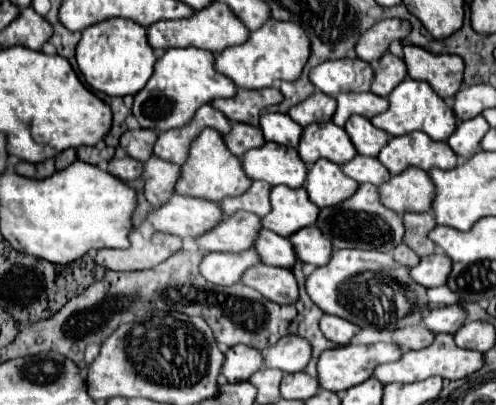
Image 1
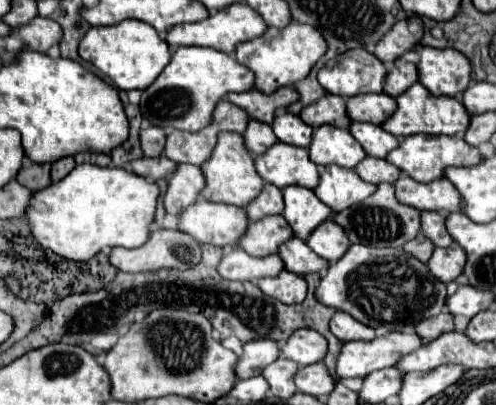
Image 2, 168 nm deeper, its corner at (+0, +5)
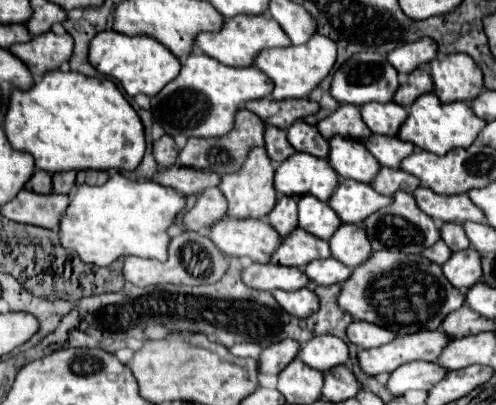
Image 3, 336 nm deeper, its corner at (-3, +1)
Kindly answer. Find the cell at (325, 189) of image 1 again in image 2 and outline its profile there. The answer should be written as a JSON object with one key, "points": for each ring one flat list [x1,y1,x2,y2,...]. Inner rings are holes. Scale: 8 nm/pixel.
{"points":[[329,165,321,169,321,179,315,195,333,211,343,211,361,203,377,191,377,185,363,181,355,171]]}

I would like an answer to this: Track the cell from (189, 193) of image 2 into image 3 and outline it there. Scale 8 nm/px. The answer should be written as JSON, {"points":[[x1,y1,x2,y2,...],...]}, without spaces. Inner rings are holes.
{"points":[[218,187,204,189,196,195,196,203,182,215,182,223,188,231,200,231,226,215,226,199]]}

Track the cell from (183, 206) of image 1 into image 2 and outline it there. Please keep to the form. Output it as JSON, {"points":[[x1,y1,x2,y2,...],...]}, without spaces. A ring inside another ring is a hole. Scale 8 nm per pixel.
{"points":[[203,199,187,207,179,217,181,231,193,235,199,243,215,247,237,247,249,225,245,209]]}

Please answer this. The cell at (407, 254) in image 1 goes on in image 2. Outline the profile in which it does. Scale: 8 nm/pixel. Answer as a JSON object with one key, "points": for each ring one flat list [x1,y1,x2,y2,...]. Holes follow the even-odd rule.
{"points":[[417,235,413,241,405,243,405,251,407,251,407,253,411,253,413,257,421,259,423,263,427,263,427,261,431,259,433,249,435,249,435,245,433,245,425,235]]}

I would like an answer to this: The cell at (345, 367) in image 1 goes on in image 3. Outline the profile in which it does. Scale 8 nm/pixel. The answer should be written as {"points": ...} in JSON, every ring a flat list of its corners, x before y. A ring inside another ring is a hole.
{"points":[[442,331,402,335,382,347,358,351,358,363,366,375,390,373,410,361,434,361,446,343,448,337]]}

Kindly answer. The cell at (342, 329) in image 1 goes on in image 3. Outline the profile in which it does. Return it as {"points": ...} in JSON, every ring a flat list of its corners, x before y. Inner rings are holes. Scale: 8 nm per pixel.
{"points":[[352,321,346,329,348,339,358,345,360,349,370,349,370,347,380,347,388,341,394,339,394,333,384,329,384,327,376,327,372,323,364,323,364,321]]}

